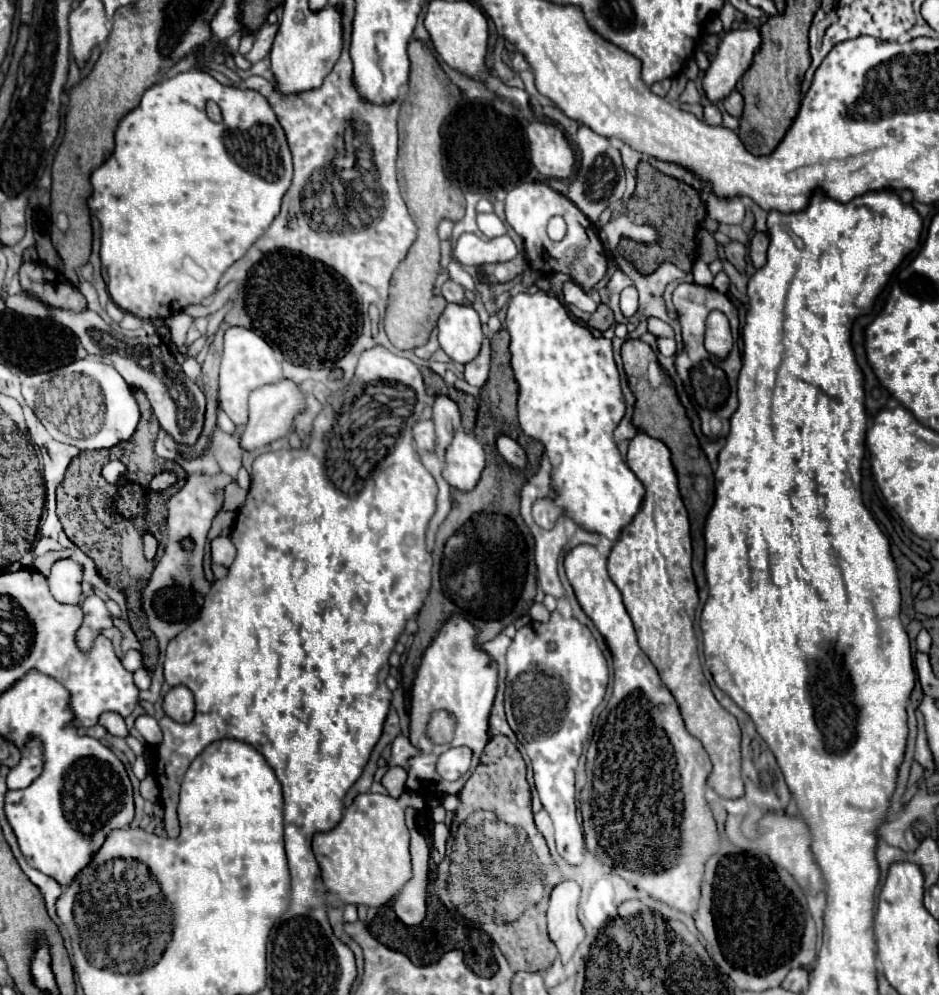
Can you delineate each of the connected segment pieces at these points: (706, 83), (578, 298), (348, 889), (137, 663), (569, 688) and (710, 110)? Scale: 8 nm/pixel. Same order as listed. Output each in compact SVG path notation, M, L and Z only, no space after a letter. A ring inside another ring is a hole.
M737 29L723 35L713 61L703 75L703 93L711 103L727 97L753 61L761 45L759 29Z
M573 281L563 285L563 301L569 303L569 305L575 305L581 311L587 311L587 313L593 313L597 309L597 303L587 293L583 293Z
M405 791L399 799L379 793L359 795L331 831L313 835L313 853L329 893L335 893L343 903L367 907L381 907L397 895L411 879L409 829L405 825L407 807L423 809L425 799L415 791Z
M129 649L129 651L125 653L125 657L123 657L123 667L125 667L127 671L135 673L141 665L143 665L143 663L141 663L141 653L135 651L135 649Z
M557 611L551 613L547 623L529 623L517 631L513 643L507 651L507 691L505 691L505 713L507 723L517 735L519 743L525 747L531 765L533 779L541 799L543 809L551 815L555 825L557 853L569 863L579 865L585 857L585 839L581 825L575 815L575 769L583 751L583 741L587 739L593 713L601 705L609 681L607 661L597 647L591 631L577 619L565 619Z
M705 105L703 107L703 119L709 125L721 125L721 111L715 105Z

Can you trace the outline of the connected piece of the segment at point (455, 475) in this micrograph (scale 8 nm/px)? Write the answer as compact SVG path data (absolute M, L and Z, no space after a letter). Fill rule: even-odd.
M457 429L457 435L445 453L445 479L449 485L461 491L471 491L477 485L483 467L485 451L479 441L463 429Z

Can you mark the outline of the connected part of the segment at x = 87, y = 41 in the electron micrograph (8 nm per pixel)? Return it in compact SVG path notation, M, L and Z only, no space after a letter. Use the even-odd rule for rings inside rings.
M81 3L69 15L69 31L71 31L71 53L77 63L83 65L97 45L97 41L105 41L109 35L107 15L103 13L101 3ZM97 25L97 33L95 33Z

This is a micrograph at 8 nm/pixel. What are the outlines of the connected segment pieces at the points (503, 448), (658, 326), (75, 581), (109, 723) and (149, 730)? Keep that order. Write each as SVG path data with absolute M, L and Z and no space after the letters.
M501 435L497 439L497 449L509 465L513 465L513 467L525 467L527 465L527 455L525 455L523 447L517 441L513 441L511 437Z
M649 317L647 319L647 329L655 337L673 337L675 335L673 329L671 329L671 325L665 323L665 321L661 321L661 319L657 319L657 317Z
M61 559L51 567L47 577L51 595L65 605L79 605L83 571L73 559Z
M105 713L105 715L101 715L99 725L103 725L115 737L127 737L129 735L129 731L127 731L127 727L123 723L123 717L117 715L117 713Z
M139 715L135 719L135 729L143 735L143 739L149 743L149 745L157 745L161 741L161 729L159 729L159 723L153 715Z

